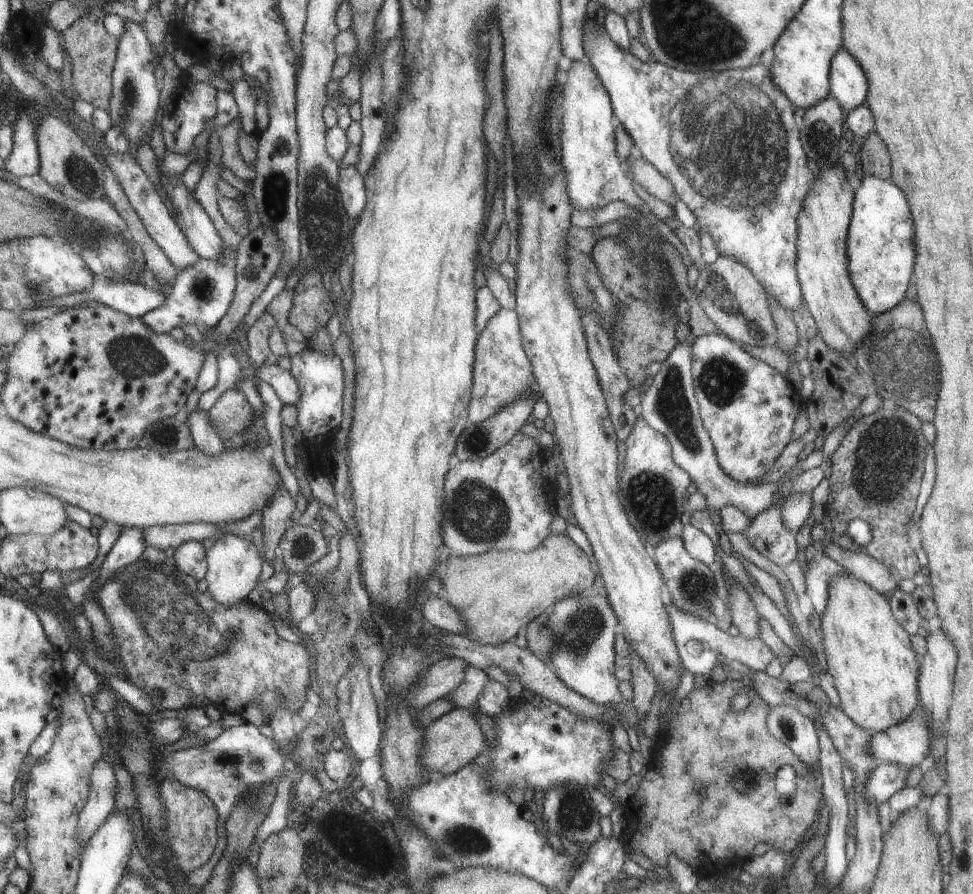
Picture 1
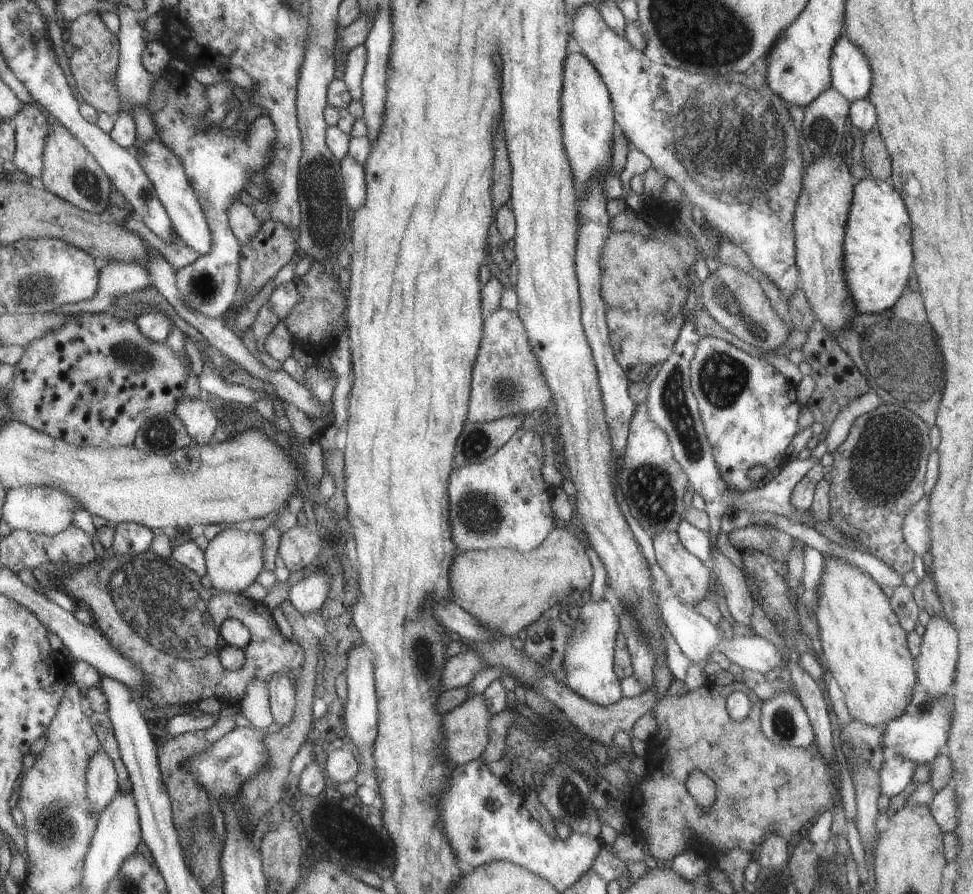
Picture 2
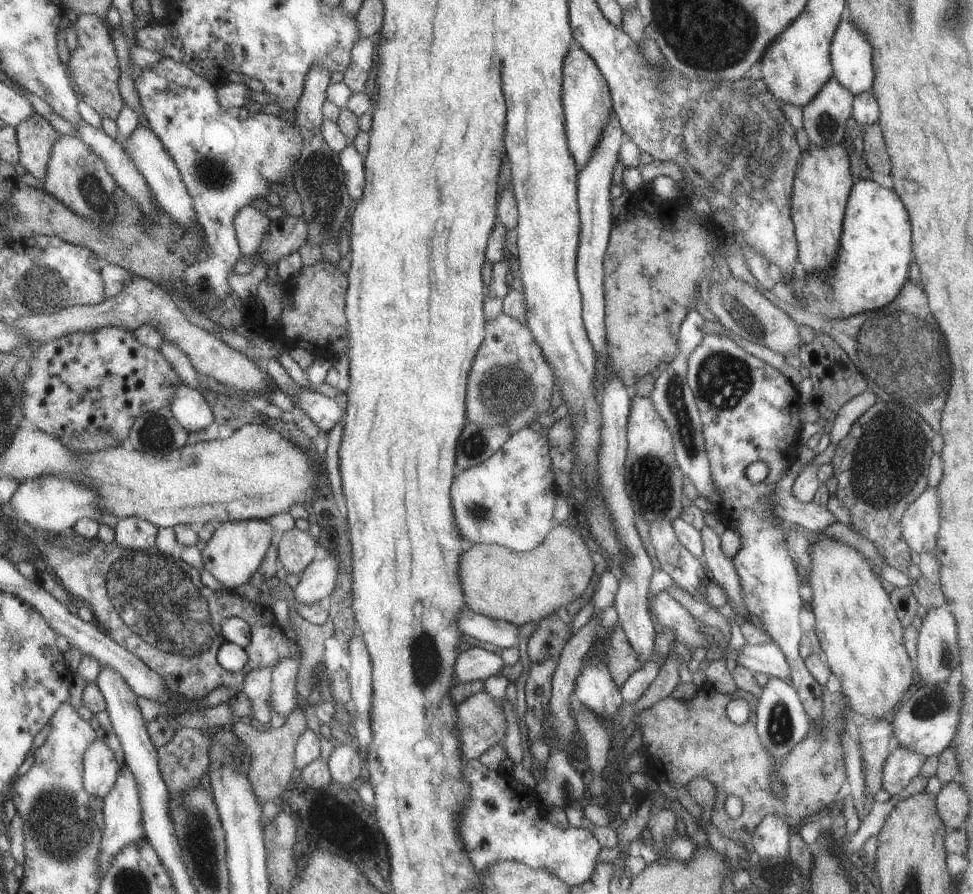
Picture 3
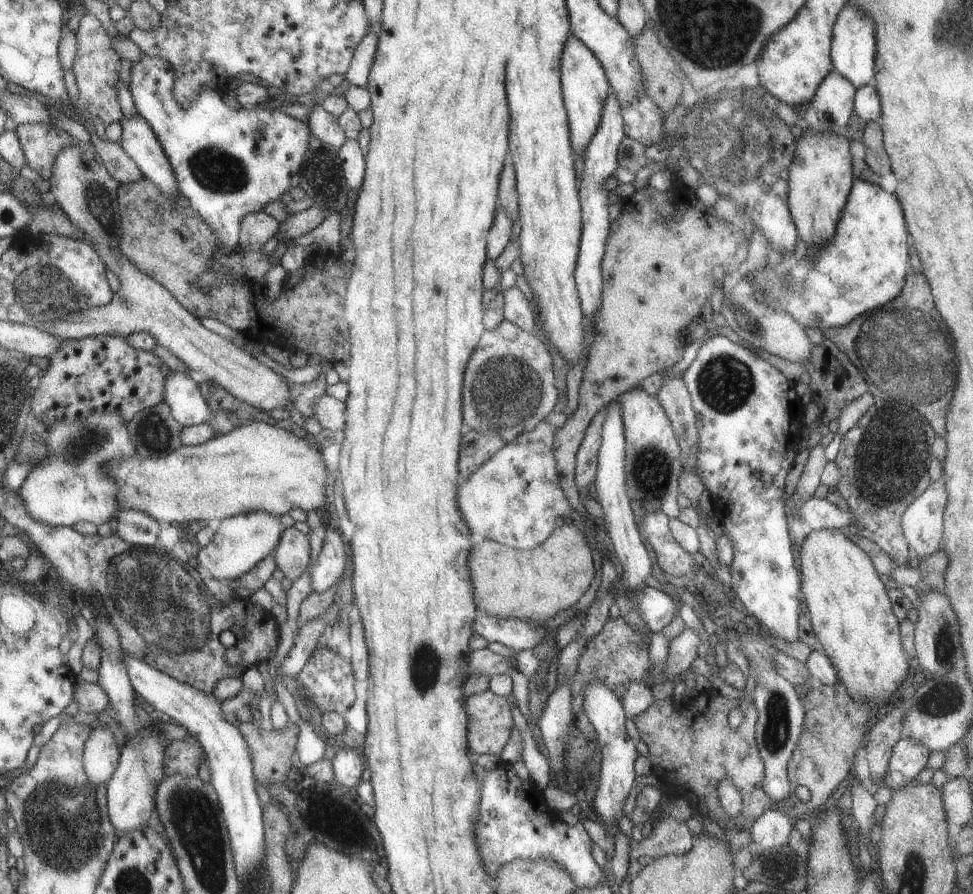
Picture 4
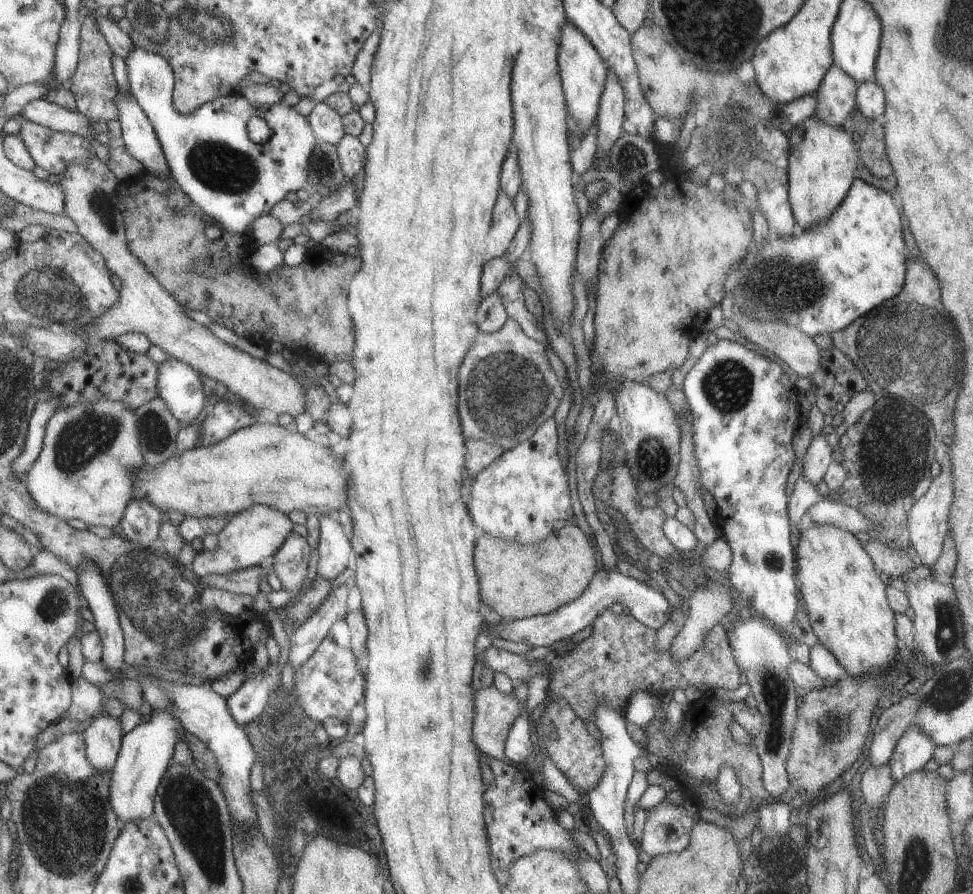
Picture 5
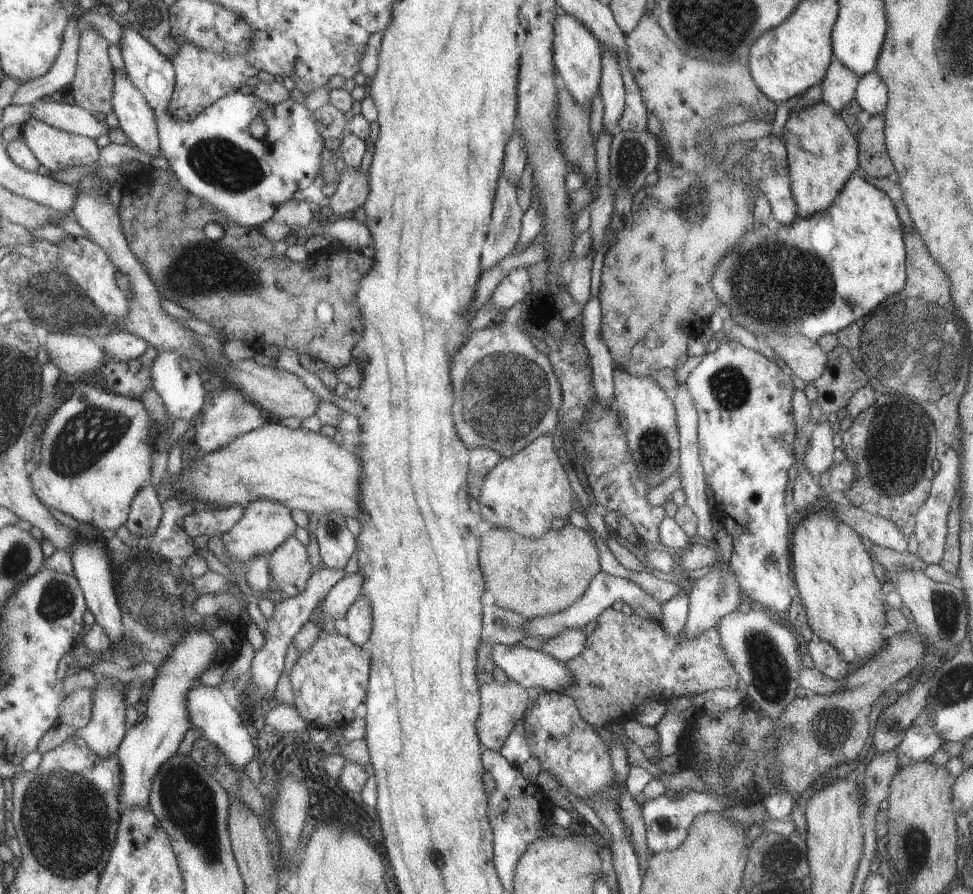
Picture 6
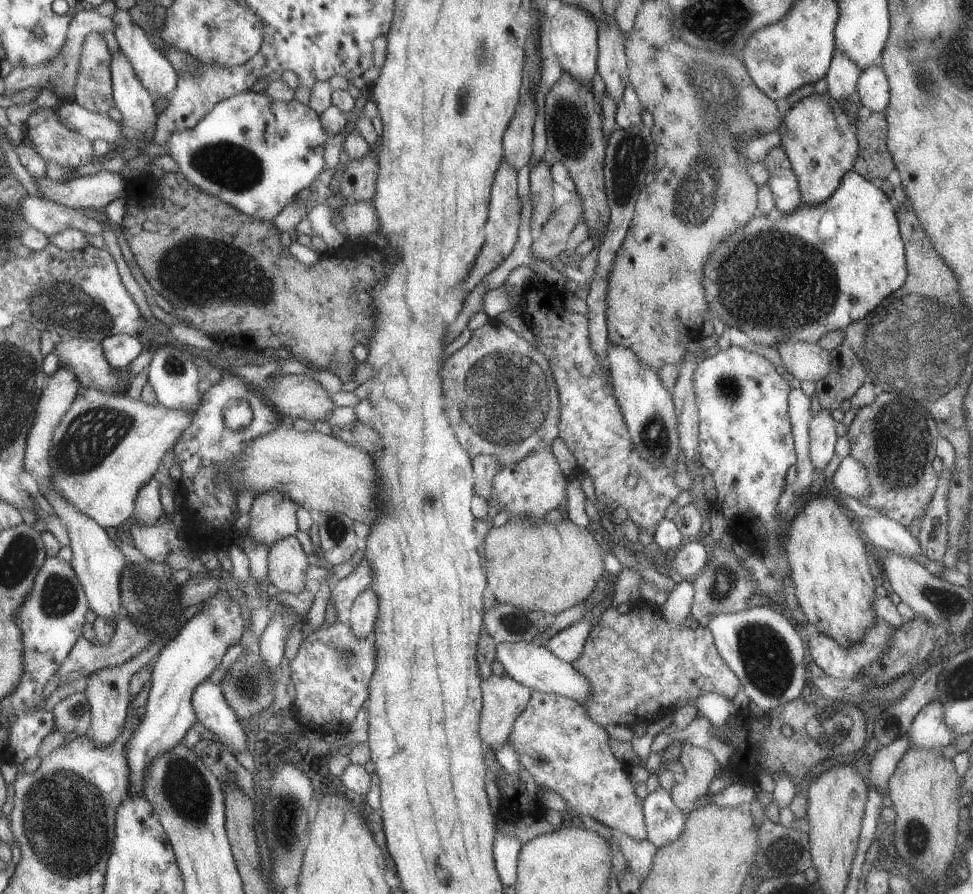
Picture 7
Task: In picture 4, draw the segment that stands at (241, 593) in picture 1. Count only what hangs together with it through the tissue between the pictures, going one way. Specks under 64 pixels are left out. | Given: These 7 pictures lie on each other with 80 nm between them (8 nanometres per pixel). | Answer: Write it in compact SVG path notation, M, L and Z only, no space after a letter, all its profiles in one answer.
M248 512L229 517L220 522L207 545L197 548L192 562L202 572L220 582L233 582L251 568L256 567L261 558L274 552L276 545L286 531L275 515L265 512Z

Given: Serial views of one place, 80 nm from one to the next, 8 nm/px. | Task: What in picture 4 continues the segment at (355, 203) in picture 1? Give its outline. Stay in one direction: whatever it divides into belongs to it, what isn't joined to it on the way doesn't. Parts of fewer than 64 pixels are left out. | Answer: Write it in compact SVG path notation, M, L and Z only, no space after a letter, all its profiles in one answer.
M345 139L338 148L343 180L348 188L360 188L364 175L364 153L357 139Z

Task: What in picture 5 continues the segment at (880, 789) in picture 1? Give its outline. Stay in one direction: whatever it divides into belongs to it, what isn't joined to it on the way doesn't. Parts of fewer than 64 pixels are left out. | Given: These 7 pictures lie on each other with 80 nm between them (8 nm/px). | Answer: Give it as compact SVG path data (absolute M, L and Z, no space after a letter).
M909 725L893 748L888 760L890 775L894 784L906 774L923 768L932 758L936 744L917 725Z

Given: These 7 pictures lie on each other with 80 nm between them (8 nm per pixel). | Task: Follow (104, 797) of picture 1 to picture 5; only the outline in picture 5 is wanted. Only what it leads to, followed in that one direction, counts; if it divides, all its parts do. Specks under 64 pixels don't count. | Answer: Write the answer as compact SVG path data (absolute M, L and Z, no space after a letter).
M102 714L83 731L91 764L100 771L112 771L116 765L123 737L119 717Z

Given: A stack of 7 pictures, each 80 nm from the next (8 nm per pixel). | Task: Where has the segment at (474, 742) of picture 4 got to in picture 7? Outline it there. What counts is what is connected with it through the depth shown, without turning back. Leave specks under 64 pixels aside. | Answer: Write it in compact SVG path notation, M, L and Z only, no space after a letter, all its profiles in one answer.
M507 673L482 680L482 718L479 736L488 746L504 744L514 720L525 710L533 691Z

